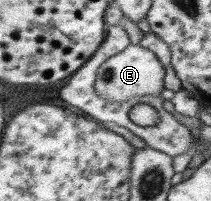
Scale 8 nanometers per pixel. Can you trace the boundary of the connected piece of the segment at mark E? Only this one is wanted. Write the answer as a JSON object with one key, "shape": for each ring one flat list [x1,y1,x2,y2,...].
{"shape":[[130,44,121,49,116,55,108,57,95,72,92,84,93,90,106,101,127,101,142,99,146,95,158,97,167,95,163,89,165,69,158,63,151,51,140,47,139,44]]}

